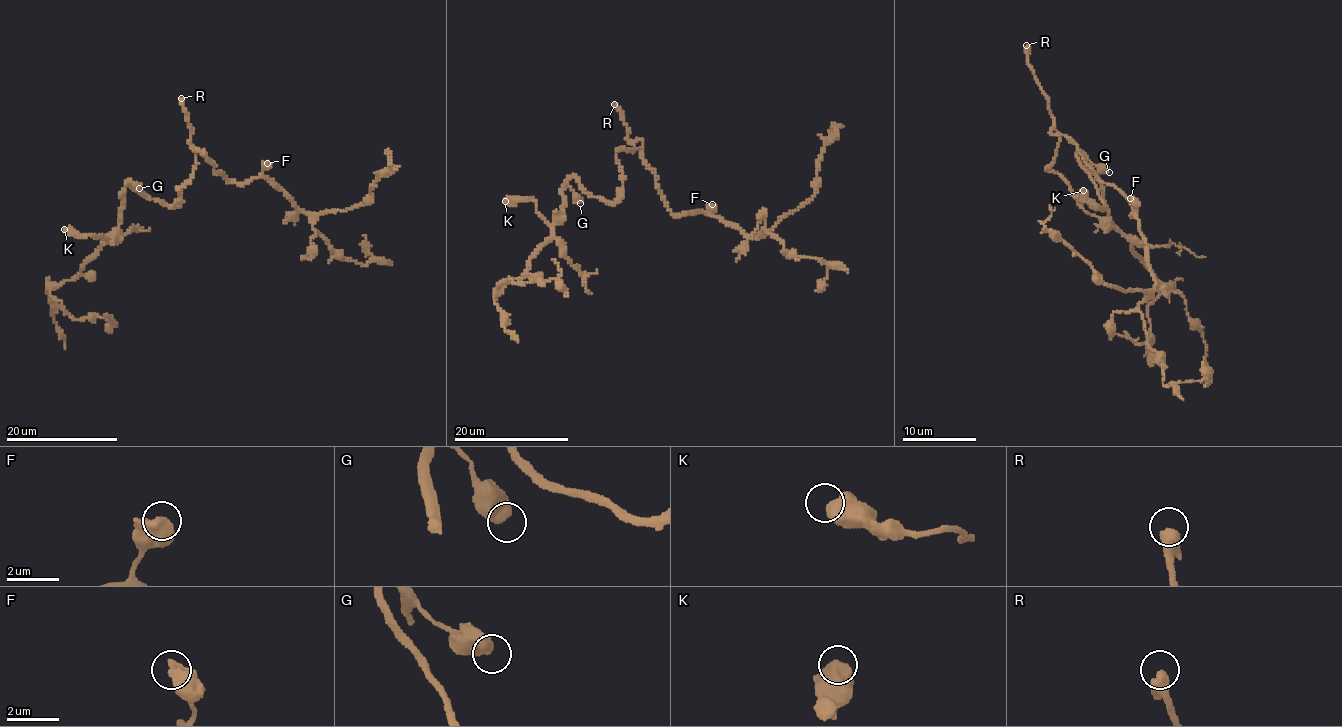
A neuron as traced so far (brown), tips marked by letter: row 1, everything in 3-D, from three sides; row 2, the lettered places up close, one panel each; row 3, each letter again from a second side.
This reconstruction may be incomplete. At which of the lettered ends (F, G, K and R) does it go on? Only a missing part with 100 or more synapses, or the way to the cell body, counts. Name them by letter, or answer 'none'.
R

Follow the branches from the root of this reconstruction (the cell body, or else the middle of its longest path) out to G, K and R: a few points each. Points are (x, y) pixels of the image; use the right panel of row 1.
G: (1047, 167), (1080, 198), (1100, 208), (1103, 206), (1098, 190), (1077, 154), (1080, 151), (1109, 172)
K: (1047, 167), (1100, 208), (1096, 185), (1077, 157), (1082, 154), (1114, 225), (1085, 212), (1083, 190)
R: (1047, 167), (1055, 159), (1059, 134), (1049, 109), (1049, 98), (1028, 62), (1026, 45)

